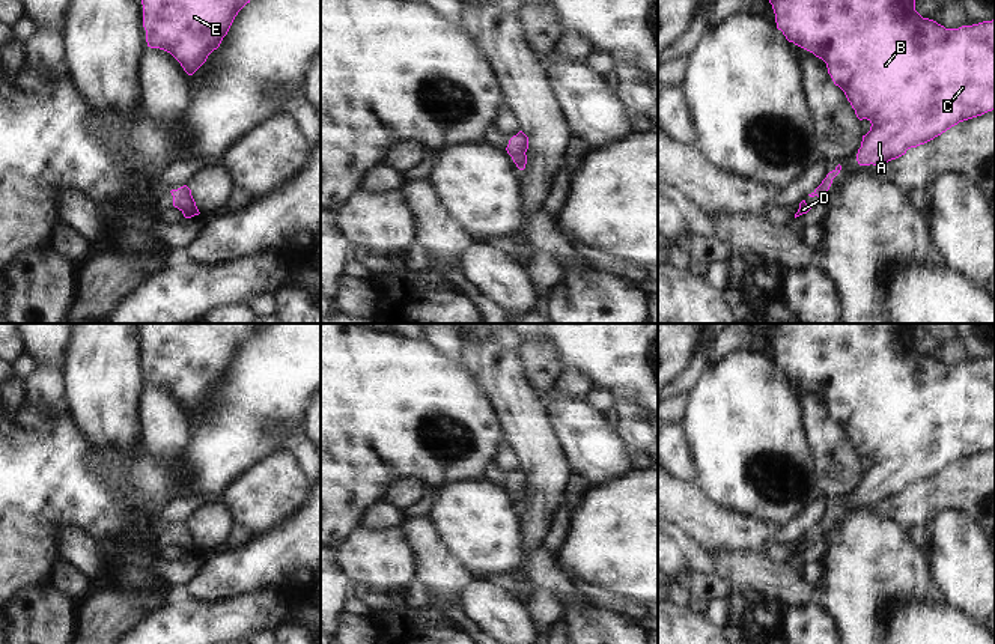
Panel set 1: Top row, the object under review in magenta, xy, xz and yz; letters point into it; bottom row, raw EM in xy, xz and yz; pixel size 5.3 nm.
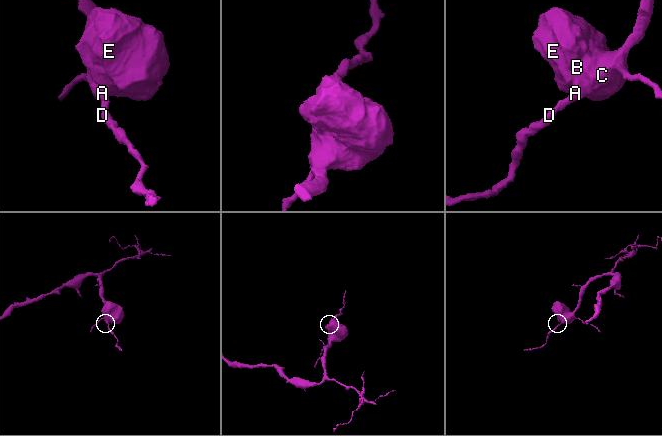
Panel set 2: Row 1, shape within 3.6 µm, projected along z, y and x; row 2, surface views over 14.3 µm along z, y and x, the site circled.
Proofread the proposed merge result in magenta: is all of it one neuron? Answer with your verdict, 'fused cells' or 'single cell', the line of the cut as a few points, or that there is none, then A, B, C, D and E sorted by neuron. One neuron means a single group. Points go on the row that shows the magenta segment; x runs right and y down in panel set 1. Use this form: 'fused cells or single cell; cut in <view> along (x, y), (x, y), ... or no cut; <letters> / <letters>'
single cell; no cut; A B C D E

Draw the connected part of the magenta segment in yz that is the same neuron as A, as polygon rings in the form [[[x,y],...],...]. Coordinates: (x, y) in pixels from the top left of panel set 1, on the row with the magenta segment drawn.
[[[769,0],[769,3],[775,14],[777,29],[783,32],[789,42],[822,59],[834,84],[844,92],[857,117],[860,120],[867,119],[872,123],[870,131],[863,135],[861,147],[857,153],[860,166],[884,166],[905,155],[908,149],[933,140],[959,122],[995,110],[995,20],[959,29],[945,29],[933,20],[923,18],[915,11],[915,0]]]

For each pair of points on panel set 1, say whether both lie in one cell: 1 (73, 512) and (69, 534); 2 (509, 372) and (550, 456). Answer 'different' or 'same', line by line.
1: different
2: same

